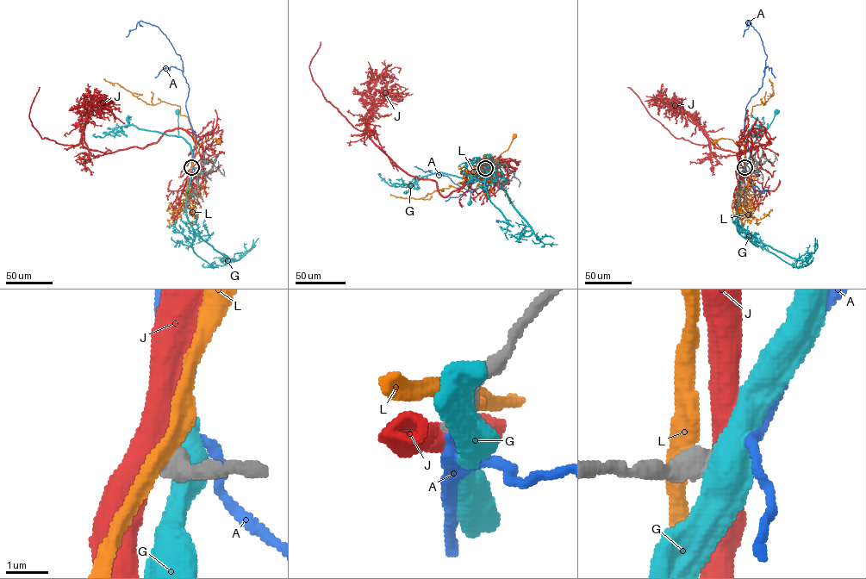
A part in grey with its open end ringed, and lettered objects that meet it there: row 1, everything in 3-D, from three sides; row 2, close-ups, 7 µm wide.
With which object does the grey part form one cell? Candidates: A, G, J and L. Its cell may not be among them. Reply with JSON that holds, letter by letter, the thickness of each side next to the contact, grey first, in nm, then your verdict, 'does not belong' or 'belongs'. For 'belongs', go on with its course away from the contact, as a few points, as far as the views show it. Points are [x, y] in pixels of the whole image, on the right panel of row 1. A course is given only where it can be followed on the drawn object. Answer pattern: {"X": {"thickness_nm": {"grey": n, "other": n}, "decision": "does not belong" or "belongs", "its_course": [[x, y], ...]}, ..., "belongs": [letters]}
{"A": {"thickness_nm": {"grey": 550, "other": 320}, "decision": "belongs", "its_course": [[744, 167], [750, 152], [744, 139], [745, 108], [762, 86], [767, 55], [759, 34], [748, 21], [744, 36]]}, "G": {"thickness_nm": {"grey": 600, "other": 550}, "decision": "does not belong"}, "J": {"thickness_nm": {"grey": 500, "other": 550}, "decision": "does not belong"}, "L": {"thickness_nm": {"grey": 600, "other": 360}, "decision": "does not belong"}, "belongs": ["A"]}

